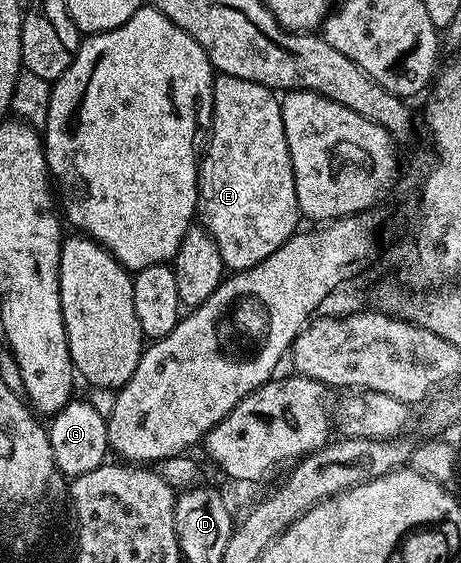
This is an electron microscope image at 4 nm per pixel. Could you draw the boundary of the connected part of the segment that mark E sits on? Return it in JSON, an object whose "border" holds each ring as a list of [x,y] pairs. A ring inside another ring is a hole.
{"border":[[[215,75],[214,119],[208,133],[208,152],[209,148],[210,160],[203,159],[200,164],[196,216],[201,227],[212,234],[227,269],[231,273],[243,272],[276,254],[276,250],[280,250],[280,246],[293,238],[300,228],[296,182],[288,142],[284,138],[284,118],[279,97],[256,82]]]}

